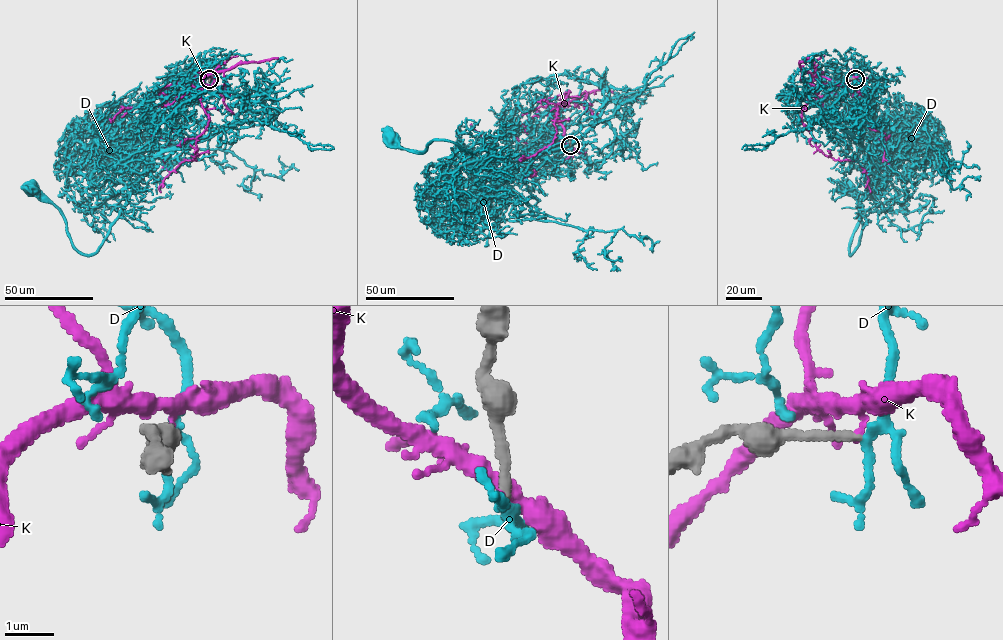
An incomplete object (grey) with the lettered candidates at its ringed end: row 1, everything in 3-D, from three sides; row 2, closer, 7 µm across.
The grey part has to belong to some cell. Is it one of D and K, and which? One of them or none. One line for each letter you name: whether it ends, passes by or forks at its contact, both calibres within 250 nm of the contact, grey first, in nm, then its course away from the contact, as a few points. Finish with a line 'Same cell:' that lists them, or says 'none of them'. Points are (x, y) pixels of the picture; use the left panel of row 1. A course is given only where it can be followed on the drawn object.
D: it forks; calibres 200 and 170 nm; course (210, 79), (198, 70), (182, 83), (180, 143), (157, 157), (94, 253), (74, 247), (63, 215), (30, 187)
Same cell: D

